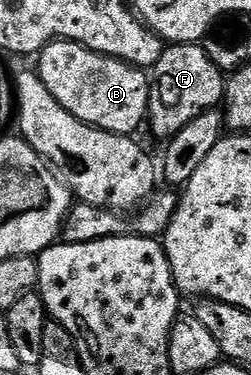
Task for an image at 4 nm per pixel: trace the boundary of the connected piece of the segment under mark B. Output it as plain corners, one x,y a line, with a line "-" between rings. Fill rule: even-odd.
53,40
39,54
41,60
35,65
35,71
41,77
43,86
51,90
51,98
63,106
79,122
87,122
104,132
110,132
116,136
133,136
146,123
149,115
149,78
150,73
143,68
137,68
122,60
116,60
110,56
99,54
95,50
83,47
70,40

